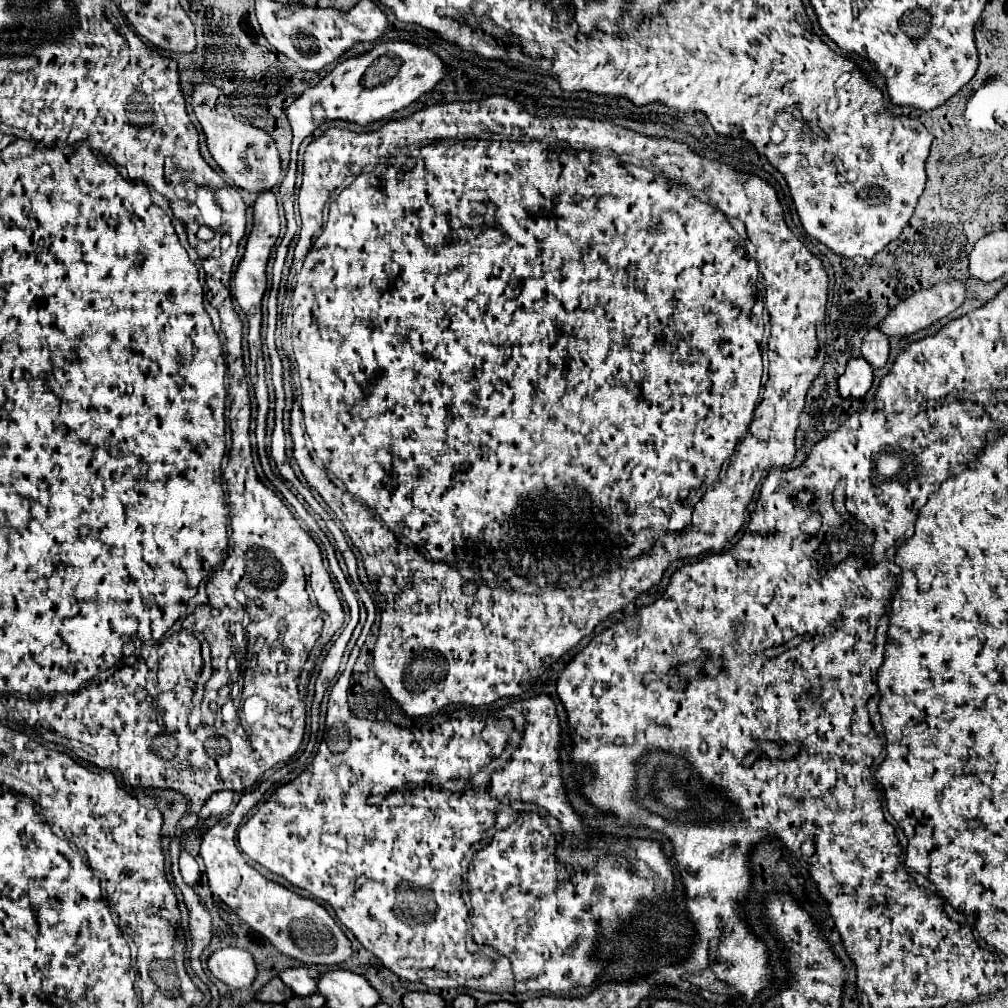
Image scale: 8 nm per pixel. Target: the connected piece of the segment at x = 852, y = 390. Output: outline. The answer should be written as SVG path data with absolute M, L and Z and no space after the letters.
M852 358L846 364L844 374L838 378L838 392L842 398L862 398L872 386L874 370L864 358Z

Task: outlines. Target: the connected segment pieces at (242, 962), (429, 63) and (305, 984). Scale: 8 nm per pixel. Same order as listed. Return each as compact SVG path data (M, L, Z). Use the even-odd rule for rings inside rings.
M240 948L216 950L208 962L208 970L230 988L248 988L256 978L256 964L250 952Z
M380 42L364 56L340 62L316 86L304 90L286 110L294 138L308 138L326 120L344 120L368 126L402 110L416 98L432 90L444 78L444 62L430 50L412 42Z
M300 966L300 968L286 968L278 974L278 978L294 990L296 996L308 996L316 992L316 980L318 980L318 970L316 968L308 968L308 966Z

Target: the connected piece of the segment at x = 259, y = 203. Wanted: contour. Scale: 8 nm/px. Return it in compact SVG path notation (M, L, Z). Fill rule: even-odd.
M262 192L254 204L254 224L252 224L252 232L248 236L246 242L246 250L244 256L236 268L233 277L233 290L236 302L240 304L240 308L244 310L246 318L248 318L248 344L250 344L250 374L254 374L252 384L256 390L256 402L258 402L258 416L256 416L256 442L258 442L258 456L260 456L260 464L262 470L266 474L266 478L276 484L280 482L280 478L272 472L270 468L270 460L266 454L266 416L268 416L268 408L270 408L270 396L268 396L268 386L266 386L266 364L264 364L264 356L262 356L262 344L260 344L260 324L262 324L262 296L266 292L266 264L270 258L270 250L276 244L280 234L280 218L278 218L278 206L276 206L276 198L272 192Z

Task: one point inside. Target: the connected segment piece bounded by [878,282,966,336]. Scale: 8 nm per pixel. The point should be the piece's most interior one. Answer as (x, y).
(918, 311)

